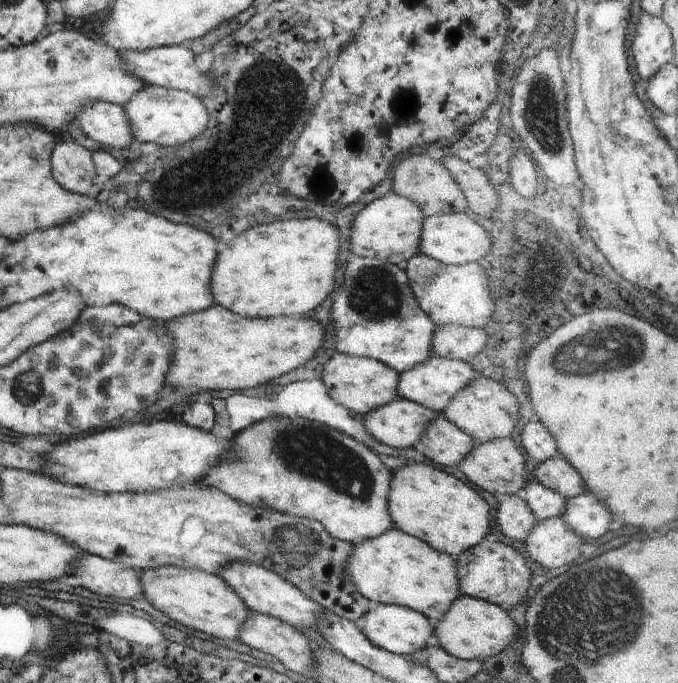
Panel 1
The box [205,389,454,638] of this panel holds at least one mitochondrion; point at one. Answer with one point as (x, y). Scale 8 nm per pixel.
(326, 460)

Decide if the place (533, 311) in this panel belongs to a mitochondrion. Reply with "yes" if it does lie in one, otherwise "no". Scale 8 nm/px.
yes

